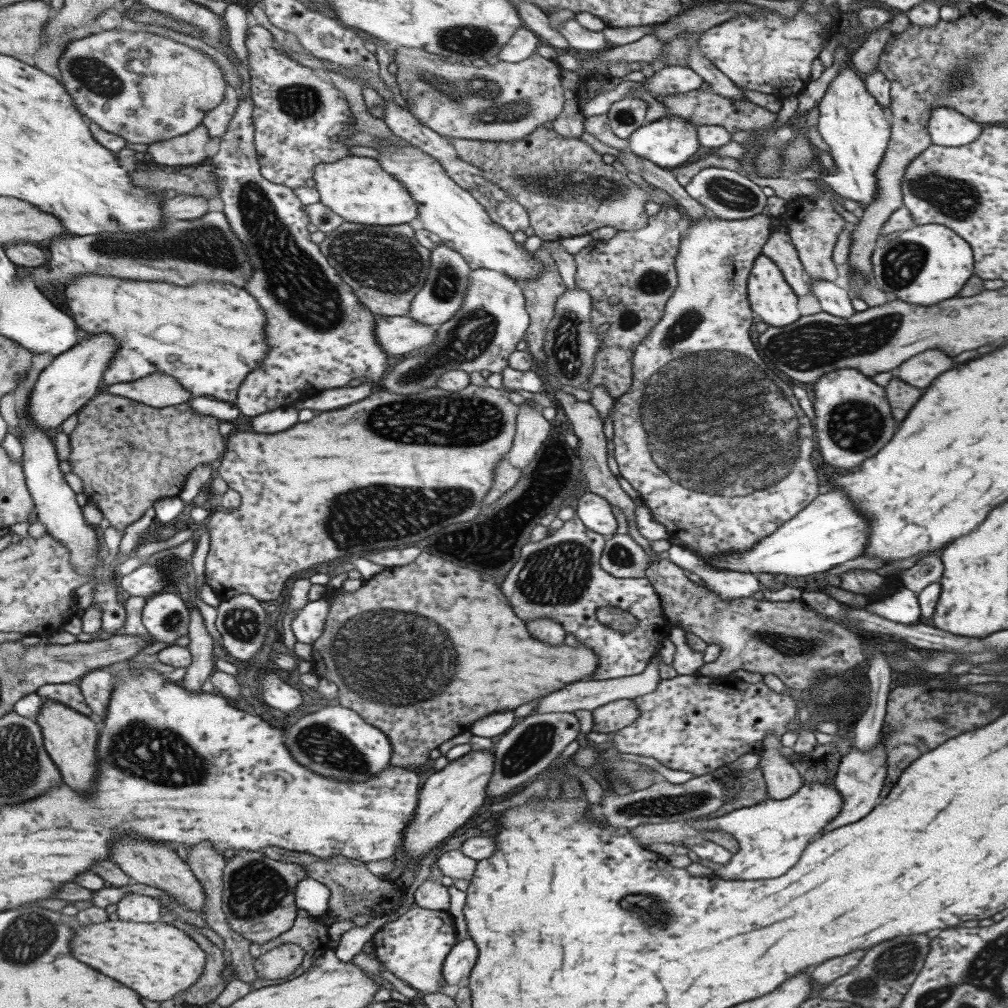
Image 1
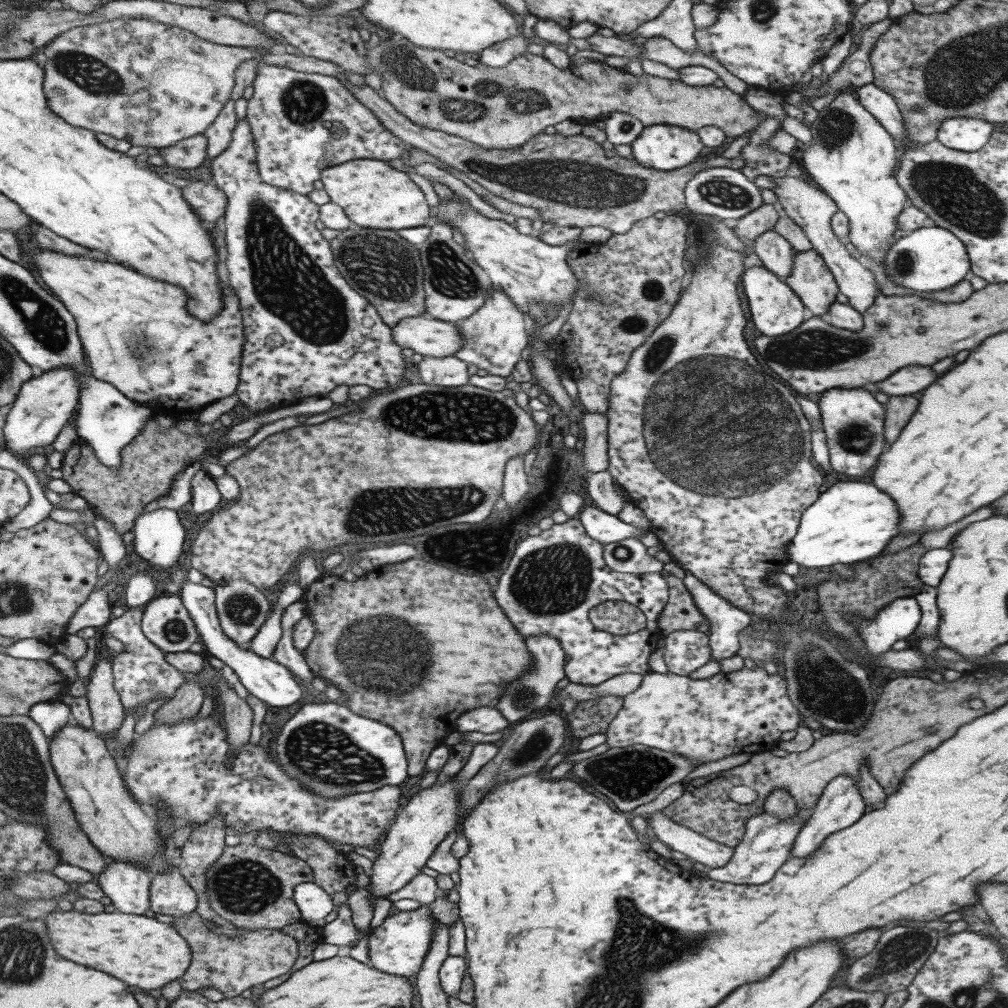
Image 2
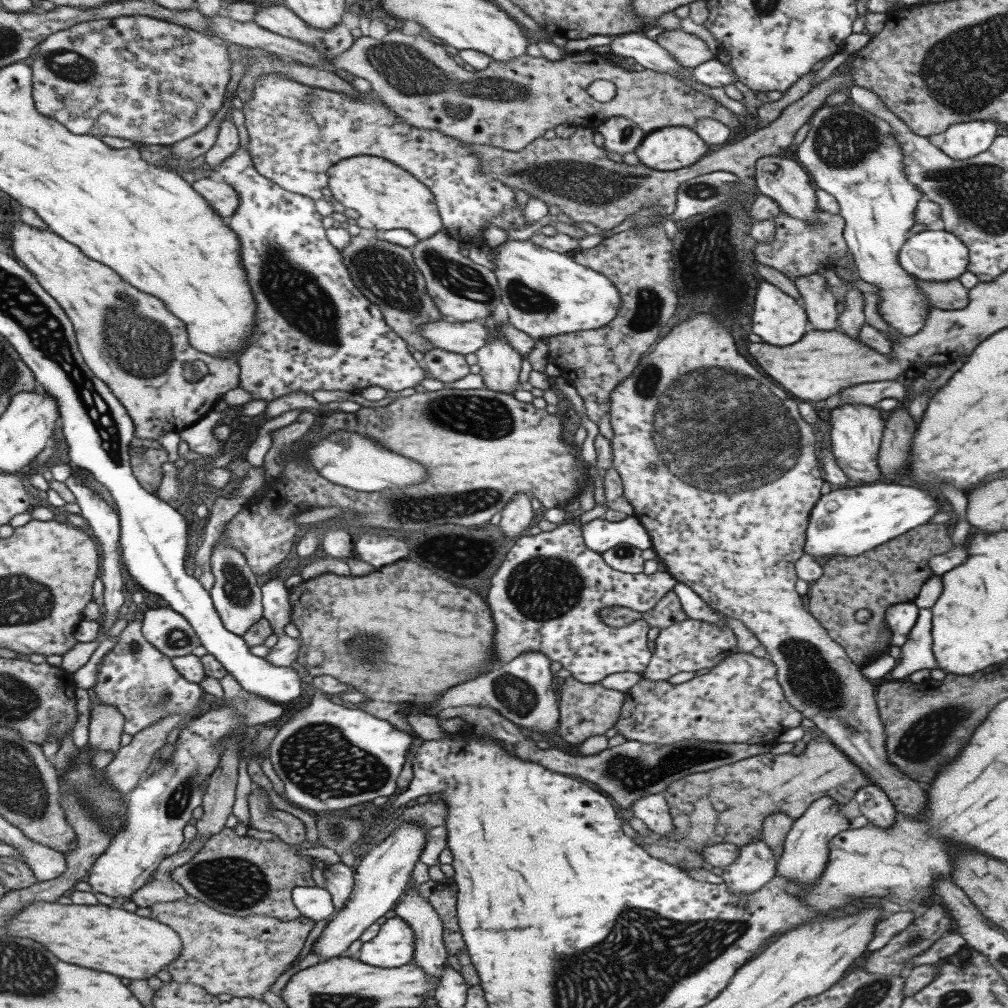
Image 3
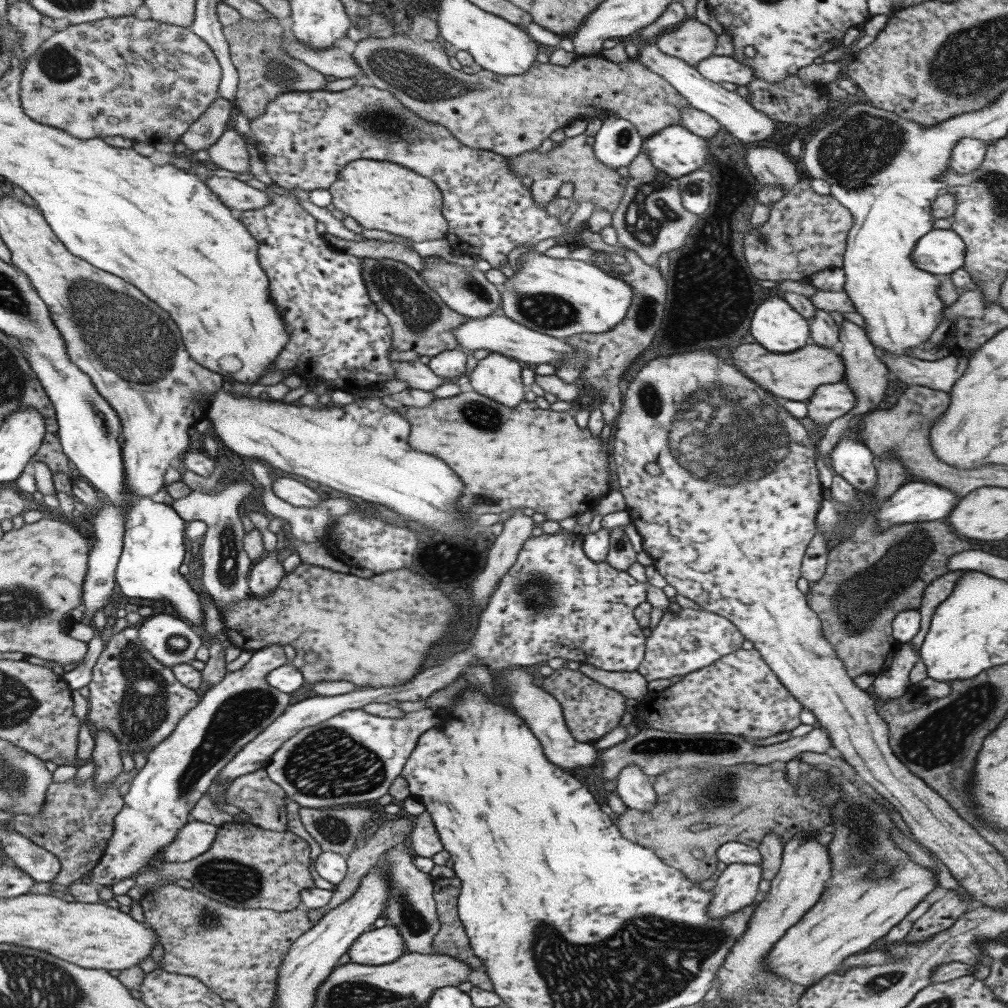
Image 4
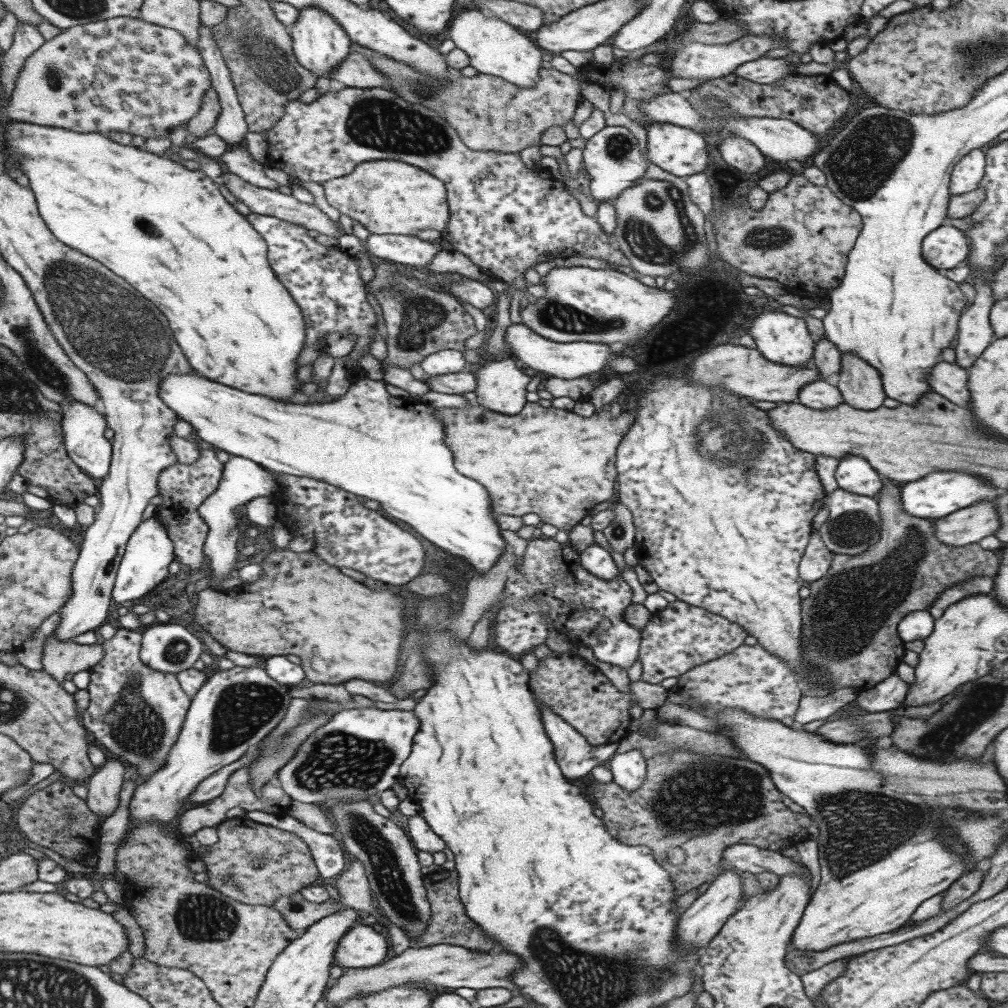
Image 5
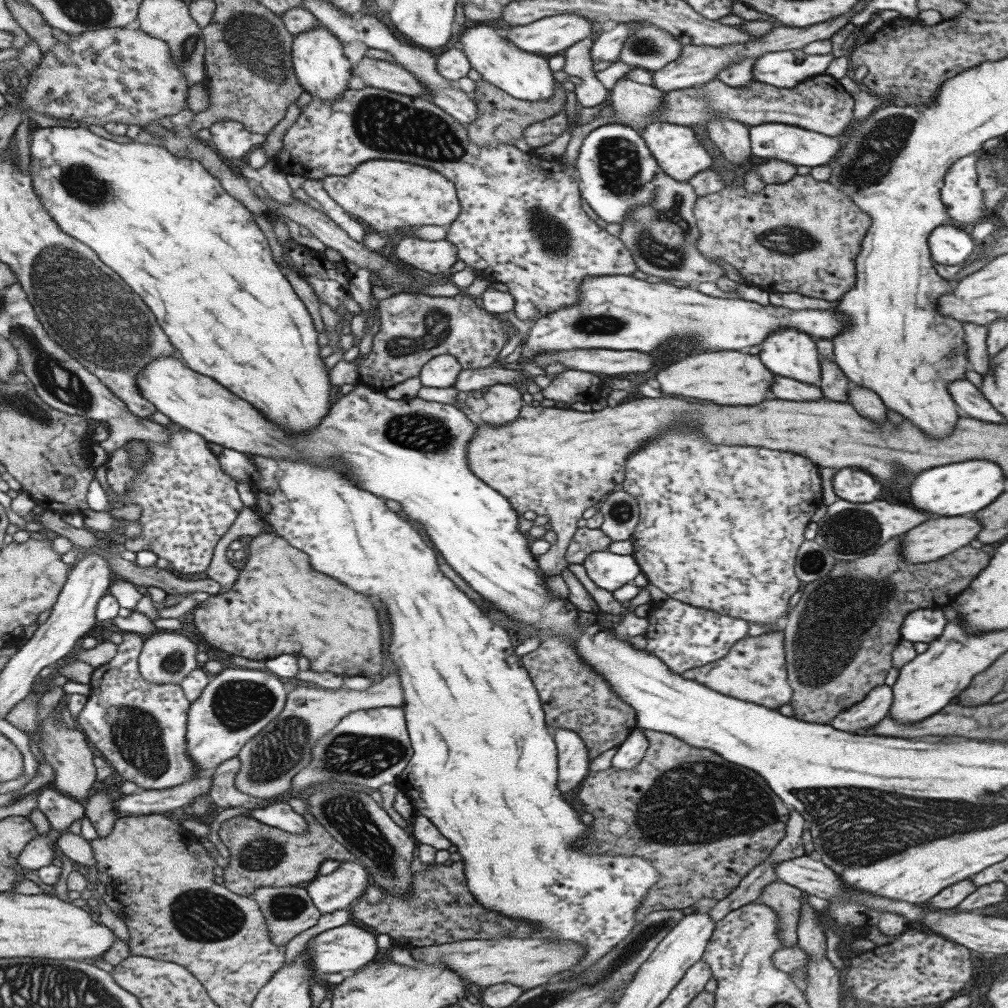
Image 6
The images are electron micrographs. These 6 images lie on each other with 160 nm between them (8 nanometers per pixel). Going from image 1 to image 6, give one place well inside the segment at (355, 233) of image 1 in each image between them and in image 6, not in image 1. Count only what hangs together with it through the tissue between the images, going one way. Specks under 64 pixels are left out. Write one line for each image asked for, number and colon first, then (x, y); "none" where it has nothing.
2: (380, 265)
3: (385, 274)
4: (419, 320)
5: (419, 321)
6: (413, 328)

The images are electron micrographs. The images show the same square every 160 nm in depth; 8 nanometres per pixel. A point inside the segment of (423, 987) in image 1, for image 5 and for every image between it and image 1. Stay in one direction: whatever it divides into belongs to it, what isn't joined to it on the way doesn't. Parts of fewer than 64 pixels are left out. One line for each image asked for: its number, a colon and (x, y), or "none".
2: (399, 944)
3: (393, 946)
4: (382, 945)
5: (361, 947)

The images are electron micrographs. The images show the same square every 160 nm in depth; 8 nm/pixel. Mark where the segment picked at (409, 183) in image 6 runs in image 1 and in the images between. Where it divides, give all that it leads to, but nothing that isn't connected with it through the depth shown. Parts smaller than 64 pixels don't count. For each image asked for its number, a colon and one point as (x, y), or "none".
1: (355, 188)
2: (372, 194)
3: (385, 197)
4: (379, 195)
5: (385, 197)

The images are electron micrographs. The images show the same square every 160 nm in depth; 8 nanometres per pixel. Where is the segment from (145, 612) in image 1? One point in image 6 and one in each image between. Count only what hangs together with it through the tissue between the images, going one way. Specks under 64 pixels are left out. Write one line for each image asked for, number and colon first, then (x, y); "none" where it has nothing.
2: (165, 622)
3: (170, 634)
4: (169, 639)
5: (165, 647)
6: (166, 657)

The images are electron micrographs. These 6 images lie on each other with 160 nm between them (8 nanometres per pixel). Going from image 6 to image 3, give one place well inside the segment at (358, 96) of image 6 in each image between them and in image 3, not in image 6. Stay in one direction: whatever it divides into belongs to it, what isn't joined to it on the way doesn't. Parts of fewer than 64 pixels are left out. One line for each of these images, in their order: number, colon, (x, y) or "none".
3: (296, 133)
4: (304, 139)
5: (503, 215)

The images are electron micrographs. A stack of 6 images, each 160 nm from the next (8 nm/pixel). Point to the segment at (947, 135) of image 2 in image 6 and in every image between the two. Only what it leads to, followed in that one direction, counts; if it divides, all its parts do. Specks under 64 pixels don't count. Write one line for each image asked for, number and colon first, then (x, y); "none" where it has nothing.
3: (961, 140)
4: (966, 154)
5: (967, 172)
6: (962, 199)

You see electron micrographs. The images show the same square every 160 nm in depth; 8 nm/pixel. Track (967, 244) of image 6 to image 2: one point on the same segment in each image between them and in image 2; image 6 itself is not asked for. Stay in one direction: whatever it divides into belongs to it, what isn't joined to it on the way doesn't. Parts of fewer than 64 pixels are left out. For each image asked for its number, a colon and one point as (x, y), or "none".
2: (928, 259)
3: (931, 255)
4: (939, 252)
5: (946, 247)

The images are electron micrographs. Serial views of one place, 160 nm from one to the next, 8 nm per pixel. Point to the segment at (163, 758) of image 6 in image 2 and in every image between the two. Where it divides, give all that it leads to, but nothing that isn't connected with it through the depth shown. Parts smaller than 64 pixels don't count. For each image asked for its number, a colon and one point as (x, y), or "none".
2: (140, 674)
3: (140, 681)
4: (139, 701)
5: (136, 713)

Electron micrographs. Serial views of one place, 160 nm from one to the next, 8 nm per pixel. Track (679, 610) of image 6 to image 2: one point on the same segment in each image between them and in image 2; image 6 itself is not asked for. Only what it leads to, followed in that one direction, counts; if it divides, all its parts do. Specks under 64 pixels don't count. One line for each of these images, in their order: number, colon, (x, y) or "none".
2: (685, 651)
3: (690, 645)
4: (680, 643)
5: (679, 637)

